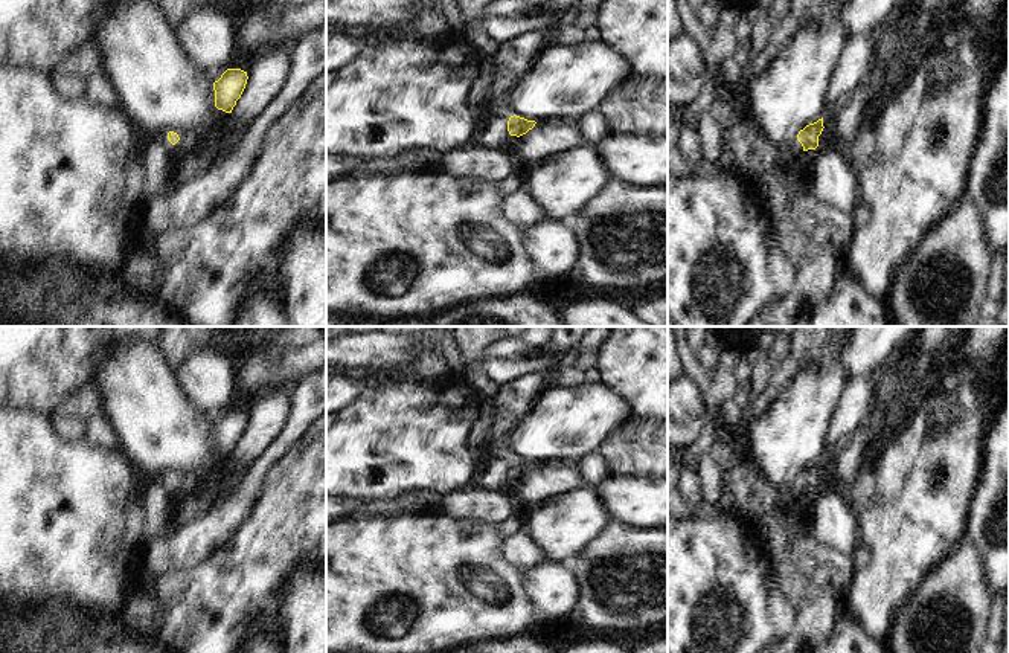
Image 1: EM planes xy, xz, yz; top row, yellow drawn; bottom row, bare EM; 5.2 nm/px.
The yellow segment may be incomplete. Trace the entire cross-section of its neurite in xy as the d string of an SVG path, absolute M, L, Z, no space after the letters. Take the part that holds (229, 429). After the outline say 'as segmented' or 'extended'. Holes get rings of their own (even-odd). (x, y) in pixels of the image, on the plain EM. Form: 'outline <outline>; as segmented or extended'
outline M227 410L221 420L213 424L215 449L226 455L232 455L245 430L247 421L247 413L241 410Z; as segmented

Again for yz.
outline M823 459L814 465L806 467L794 479L790 488L790 500L797 502L803 493L815 491L818 488L818 478L823 473Z; extended

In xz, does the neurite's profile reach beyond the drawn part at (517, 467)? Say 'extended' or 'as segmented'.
extended

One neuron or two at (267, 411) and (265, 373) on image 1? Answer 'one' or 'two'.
two

